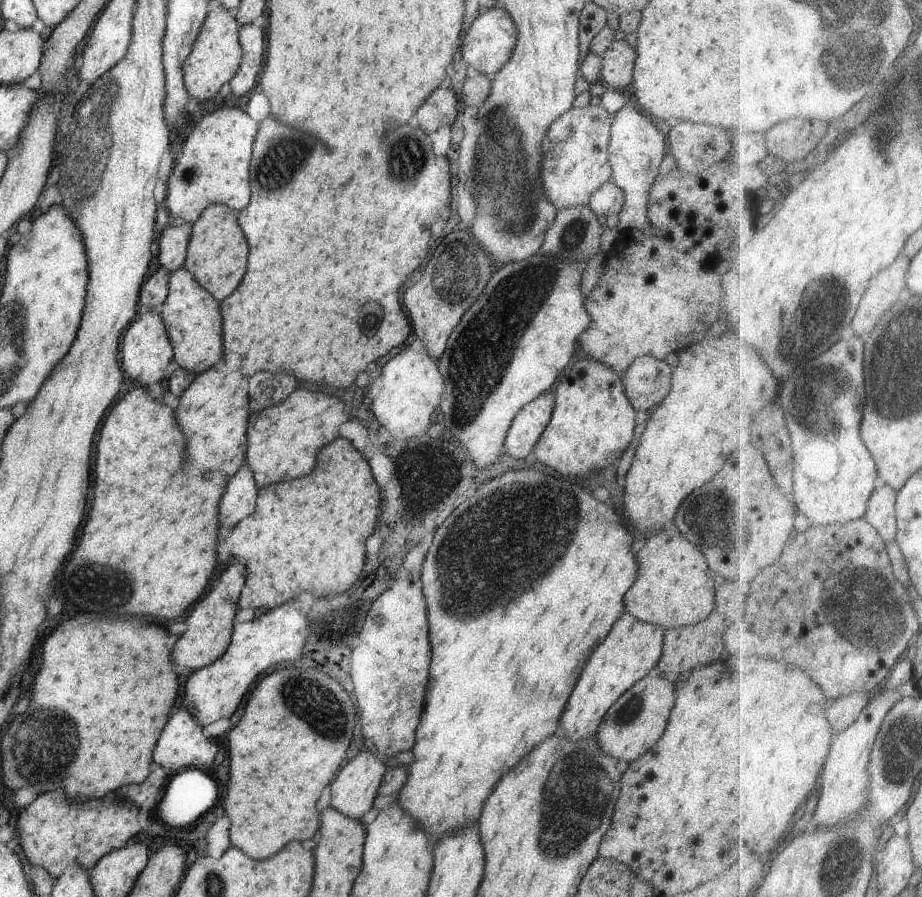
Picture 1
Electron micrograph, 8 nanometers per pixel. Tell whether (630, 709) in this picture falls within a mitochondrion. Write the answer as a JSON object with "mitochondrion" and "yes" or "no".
{"mitochondrion":"yes"}

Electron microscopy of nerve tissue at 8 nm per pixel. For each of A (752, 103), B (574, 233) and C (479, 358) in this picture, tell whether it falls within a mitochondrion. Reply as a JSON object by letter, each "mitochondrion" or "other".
{"A":"other","B":"mitochondrion","C":"mitochondrion"}

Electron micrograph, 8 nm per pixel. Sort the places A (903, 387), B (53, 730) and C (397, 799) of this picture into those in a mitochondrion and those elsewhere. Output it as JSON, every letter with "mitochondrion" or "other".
{"A":"mitochondrion","B":"mitochondrion","C":"other"}

